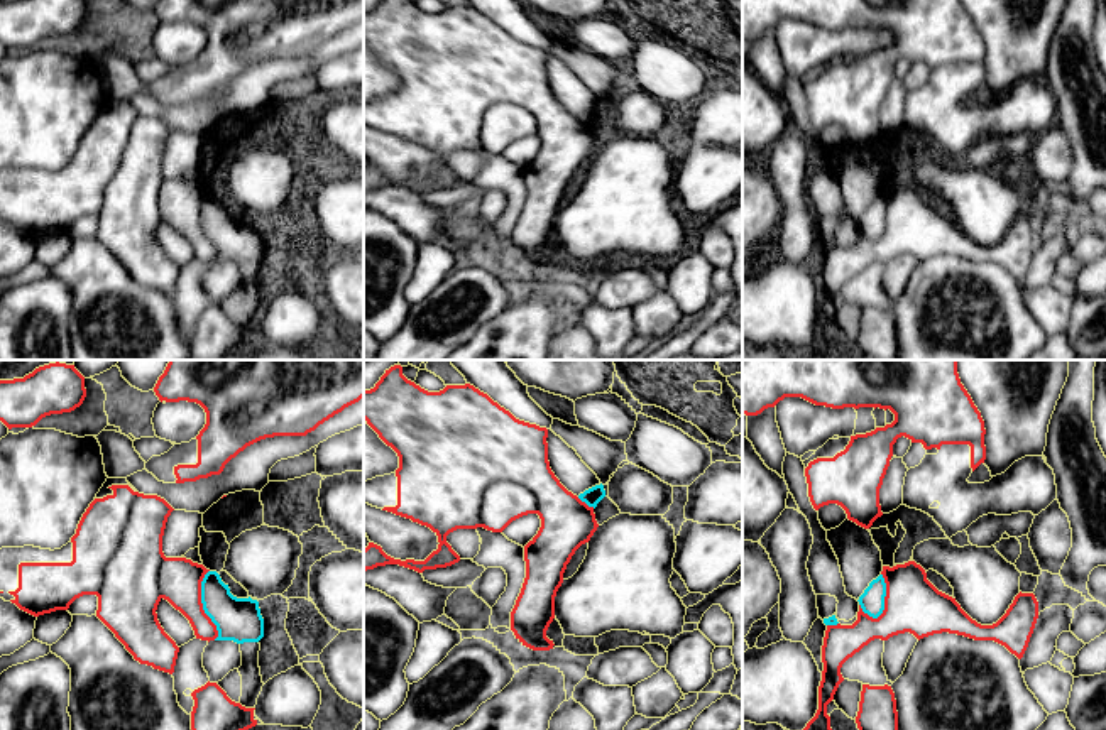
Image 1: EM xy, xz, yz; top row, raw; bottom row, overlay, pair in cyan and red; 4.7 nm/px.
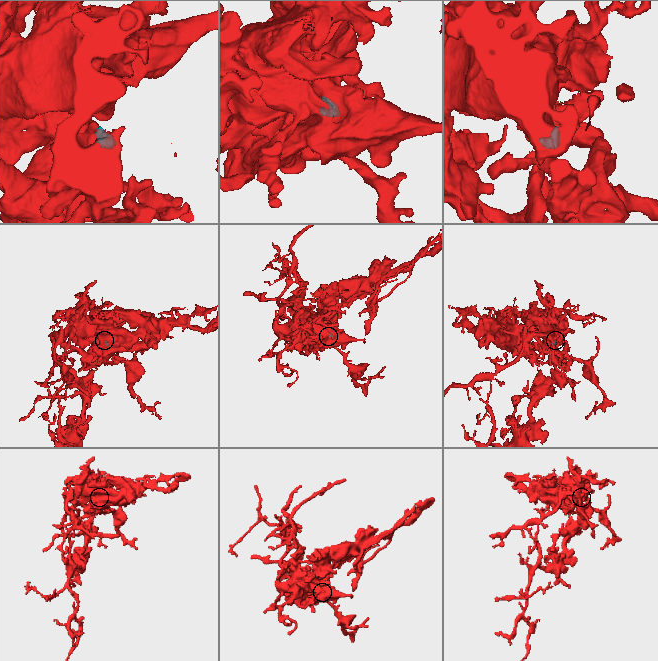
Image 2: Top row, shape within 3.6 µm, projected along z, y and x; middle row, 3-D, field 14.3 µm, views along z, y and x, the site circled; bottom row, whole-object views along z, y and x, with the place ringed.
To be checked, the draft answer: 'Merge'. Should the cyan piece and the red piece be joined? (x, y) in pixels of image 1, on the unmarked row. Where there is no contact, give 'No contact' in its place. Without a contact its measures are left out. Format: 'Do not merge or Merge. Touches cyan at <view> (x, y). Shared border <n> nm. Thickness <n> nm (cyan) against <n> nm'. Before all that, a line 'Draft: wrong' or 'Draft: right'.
Draft: wrong
Do not merge. Touches cyan at xy (203, 227). Shared border 340 nm. Thickness 200 nm (cyan) against 220 nm

